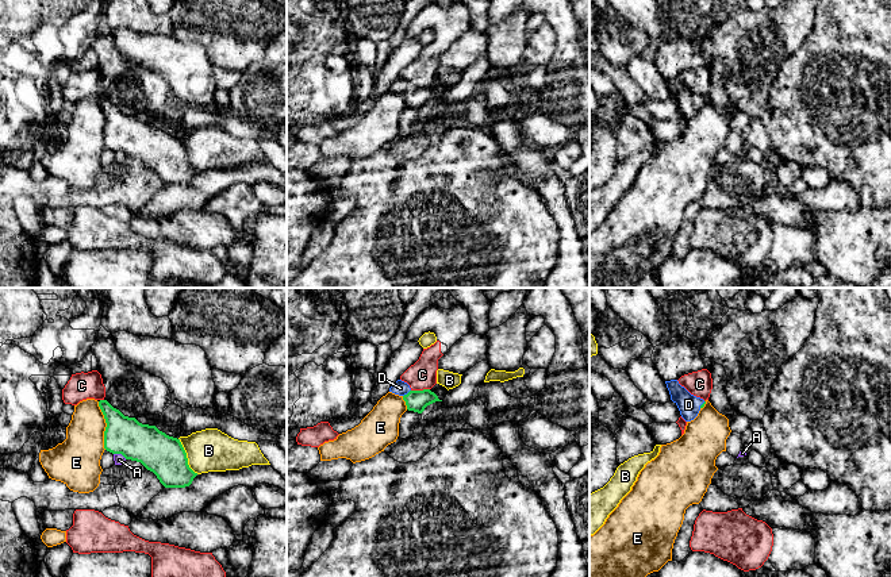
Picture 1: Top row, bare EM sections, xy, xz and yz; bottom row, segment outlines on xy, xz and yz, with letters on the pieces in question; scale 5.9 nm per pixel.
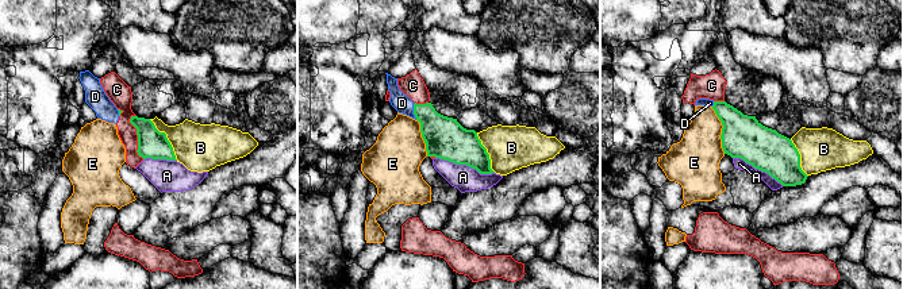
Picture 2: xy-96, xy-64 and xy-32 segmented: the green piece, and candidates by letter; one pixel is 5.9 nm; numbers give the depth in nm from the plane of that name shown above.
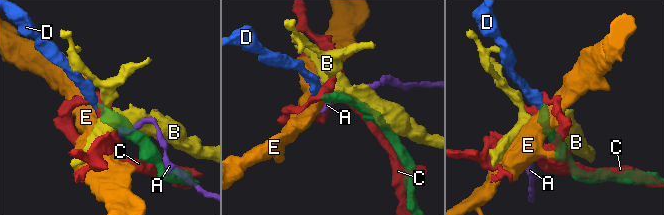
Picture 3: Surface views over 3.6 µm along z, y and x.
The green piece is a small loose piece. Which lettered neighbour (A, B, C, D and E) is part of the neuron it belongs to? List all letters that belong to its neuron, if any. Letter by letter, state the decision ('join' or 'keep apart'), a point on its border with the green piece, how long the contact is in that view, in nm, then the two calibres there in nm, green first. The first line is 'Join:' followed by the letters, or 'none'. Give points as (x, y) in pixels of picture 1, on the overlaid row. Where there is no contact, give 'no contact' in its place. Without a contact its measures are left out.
Join: D
A: keep apart; meets green in xy at (121, 453); contact 90 nm long; 240 nm thick on the green side, 60 nm on the other
B: keep apart; meets green in xy at (185, 457); contact 240 nm long; 240 nm thick on the green side, 260 nm on the other
C: keep apart; meets green in xz at (419, 391); contact 110 nm long; 130 nm thick on the green side, 170 nm on the other
D: join; meets green in xz at (407, 393); contact 60 nm long; 130 nm thick on the green side, 90 nm on the other
E: keep apart; meets green in xy at (107, 426); contact 300 nm long; 220 nm thick on the green side, 260 nm on the other

